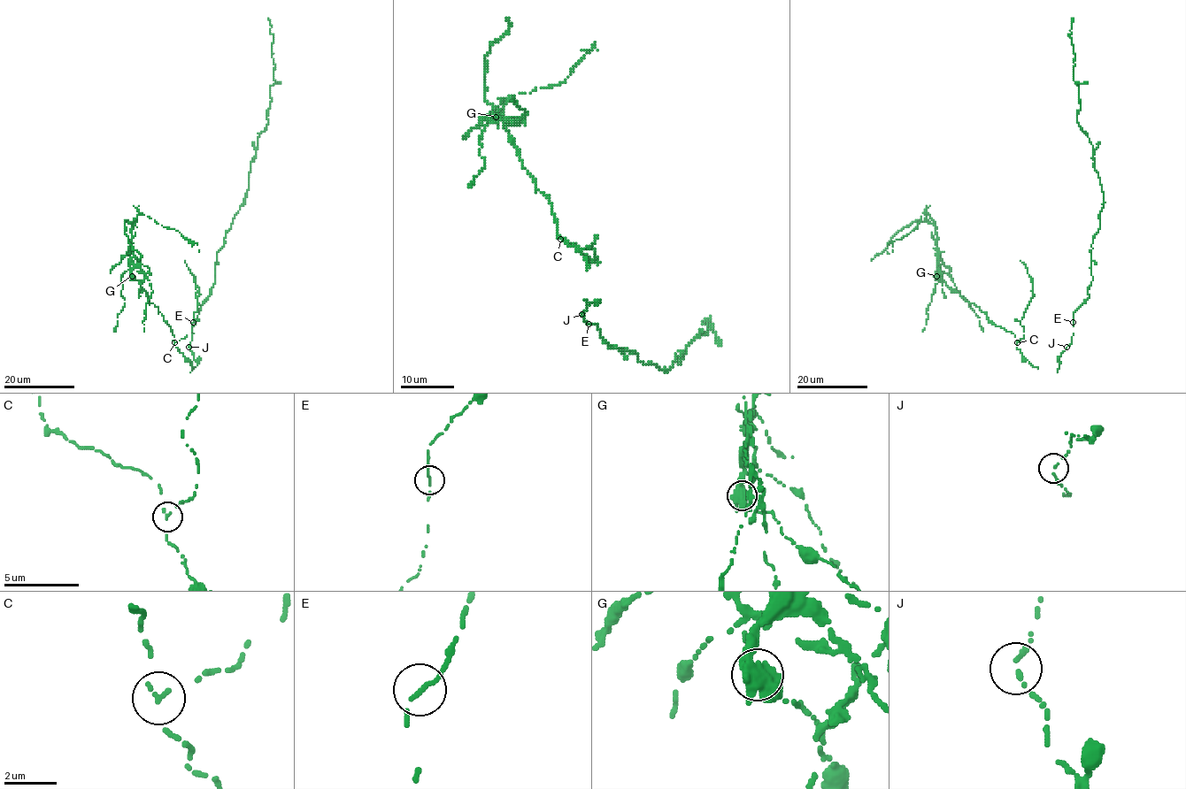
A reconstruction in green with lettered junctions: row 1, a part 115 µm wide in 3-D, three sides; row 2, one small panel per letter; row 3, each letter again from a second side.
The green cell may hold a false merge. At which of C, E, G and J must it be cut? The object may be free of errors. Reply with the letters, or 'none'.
G

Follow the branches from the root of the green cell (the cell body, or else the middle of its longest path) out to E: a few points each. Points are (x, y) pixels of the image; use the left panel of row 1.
E: (188, 347), (193, 322)

